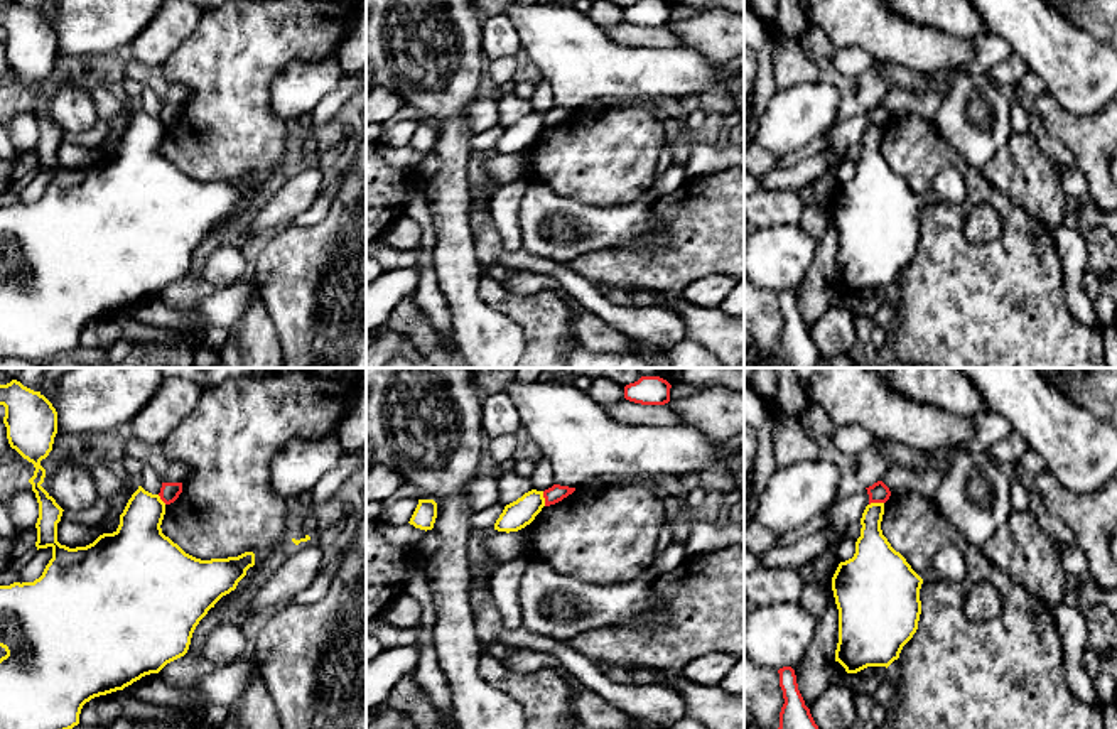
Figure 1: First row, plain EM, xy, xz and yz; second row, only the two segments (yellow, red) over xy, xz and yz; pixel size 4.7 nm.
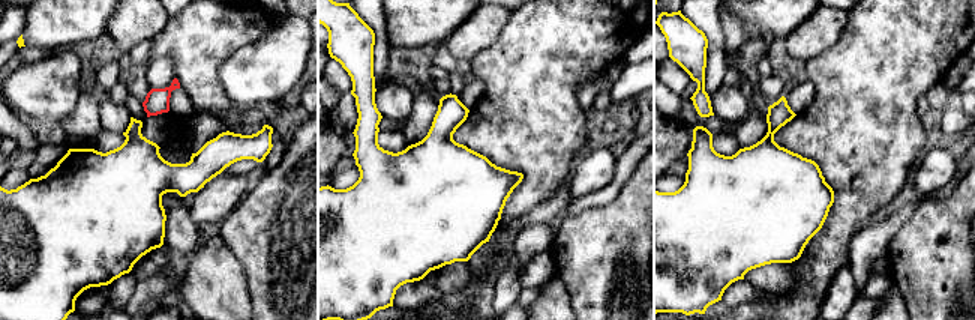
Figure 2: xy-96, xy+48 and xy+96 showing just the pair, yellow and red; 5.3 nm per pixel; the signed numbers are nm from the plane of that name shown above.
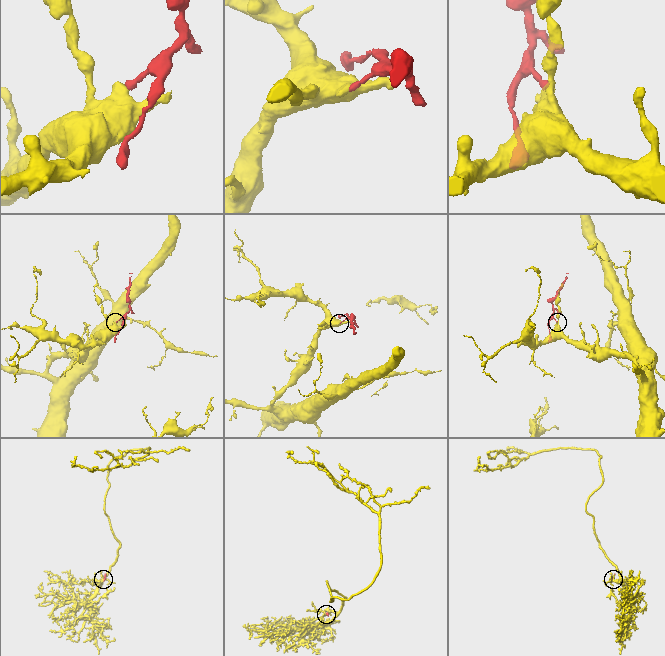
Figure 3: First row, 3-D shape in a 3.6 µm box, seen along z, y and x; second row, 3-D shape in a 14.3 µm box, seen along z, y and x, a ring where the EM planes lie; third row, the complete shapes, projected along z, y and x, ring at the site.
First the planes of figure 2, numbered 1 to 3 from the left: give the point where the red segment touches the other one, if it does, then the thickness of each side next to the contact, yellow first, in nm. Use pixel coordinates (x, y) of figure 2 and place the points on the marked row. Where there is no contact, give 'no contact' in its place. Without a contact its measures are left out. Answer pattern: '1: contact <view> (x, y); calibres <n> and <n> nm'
1: no contact
2: no contact
3: no contact

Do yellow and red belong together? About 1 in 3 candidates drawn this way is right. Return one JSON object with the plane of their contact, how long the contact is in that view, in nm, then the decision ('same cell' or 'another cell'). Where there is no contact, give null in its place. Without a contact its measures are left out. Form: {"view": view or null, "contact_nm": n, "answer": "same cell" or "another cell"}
{"view": "xz", "contact_nm": 70, "answer": "another cell"}

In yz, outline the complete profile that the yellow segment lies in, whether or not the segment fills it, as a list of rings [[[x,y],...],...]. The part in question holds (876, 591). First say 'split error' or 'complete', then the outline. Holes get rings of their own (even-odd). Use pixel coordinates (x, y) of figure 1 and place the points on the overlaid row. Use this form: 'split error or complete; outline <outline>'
complete; outline [[[884,503],[866,506],[855,554],[832,577],[839,609],[835,662],[847,673],[888,668],[918,629],[923,579],[882,535],[882,515]]]

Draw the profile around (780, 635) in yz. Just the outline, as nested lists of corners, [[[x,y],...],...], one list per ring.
[[[798,602],[758,606],[744,621],[744,653],[756,665],[795,667],[810,648],[817,619]]]

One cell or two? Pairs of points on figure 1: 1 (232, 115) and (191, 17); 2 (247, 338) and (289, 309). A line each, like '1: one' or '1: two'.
1: two
2: two

